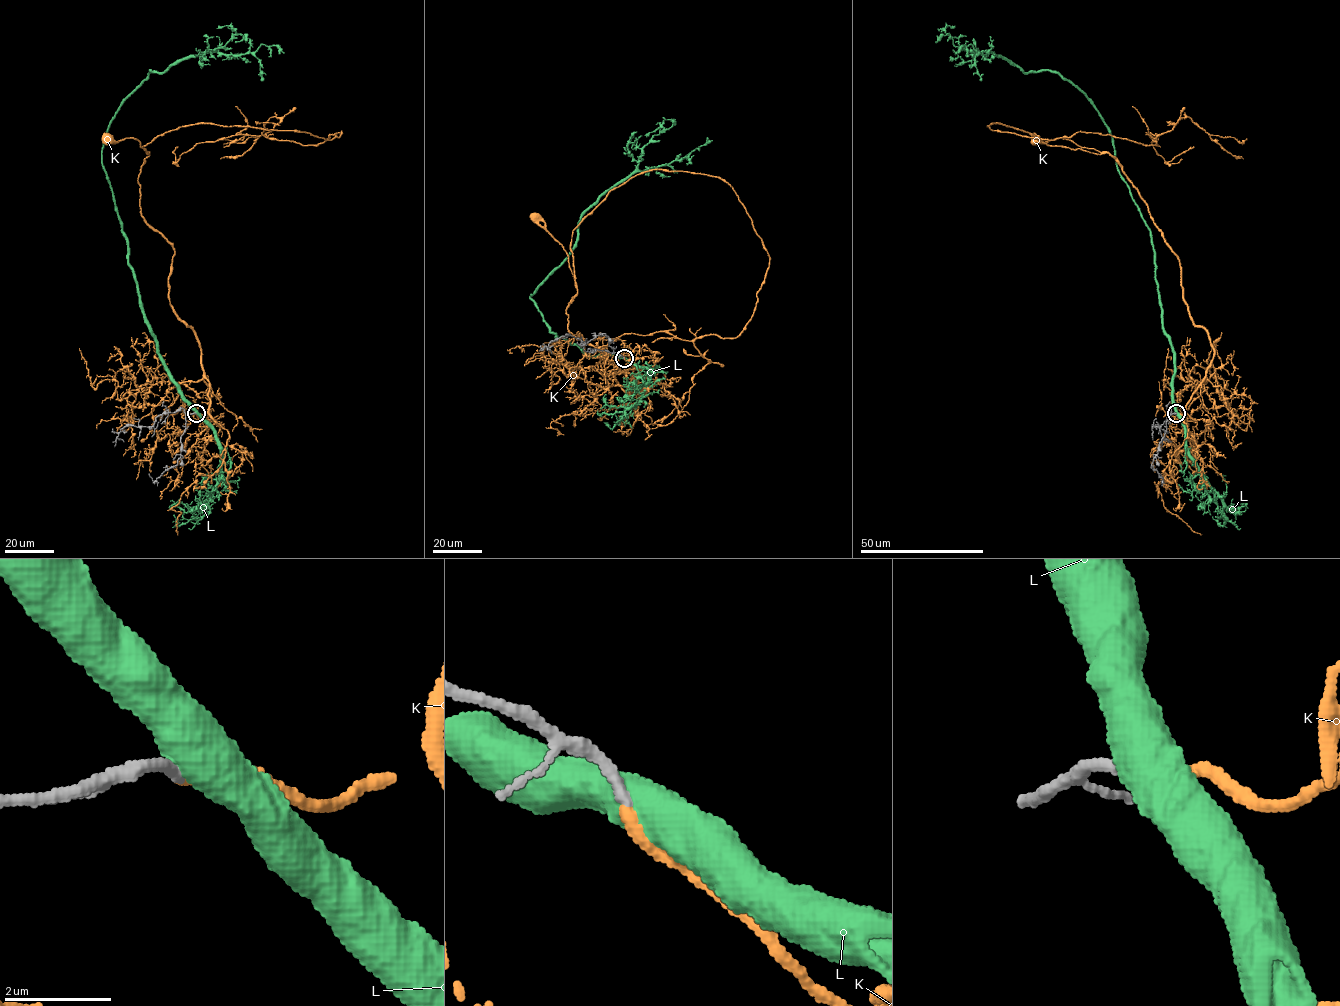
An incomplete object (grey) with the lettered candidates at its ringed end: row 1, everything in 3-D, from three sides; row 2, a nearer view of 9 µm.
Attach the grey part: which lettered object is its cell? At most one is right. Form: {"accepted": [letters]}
{"accepted": ["K"]}

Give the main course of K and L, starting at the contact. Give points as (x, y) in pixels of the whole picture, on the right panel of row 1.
K: (1176, 413), (1184, 414), (1214, 347), (1186, 305), (1178, 256), (1112, 155), (1065, 139), (1034, 141)
L: (1175, 413), (1151, 232), (1109, 128), (1057, 73), (1024, 72), (971, 44), (958, 53)

